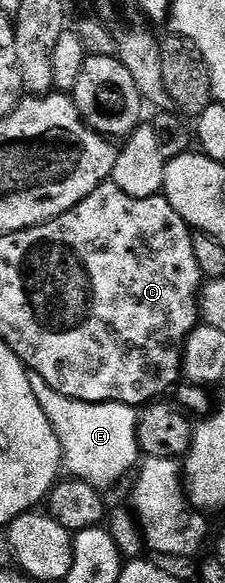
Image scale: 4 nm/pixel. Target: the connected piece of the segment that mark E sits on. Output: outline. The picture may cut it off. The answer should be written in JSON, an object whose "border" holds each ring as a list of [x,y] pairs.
{"border":[[[35,373],[30,374],[30,382],[32,383],[32,391],[36,391],[36,399],[40,399],[40,403],[44,407],[44,415],[48,415],[48,419],[60,439],[62,444],[62,468],[71,478],[86,481],[90,485],[95,485],[97,489],[106,491],[109,490],[109,485],[116,484],[130,468],[133,470],[139,464],[139,414],[136,412],[135,406],[118,405],[114,401],[109,401],[108,403],[74,401],[70,397],[60,395],[60,391],[48,387],[46,380]]]}

